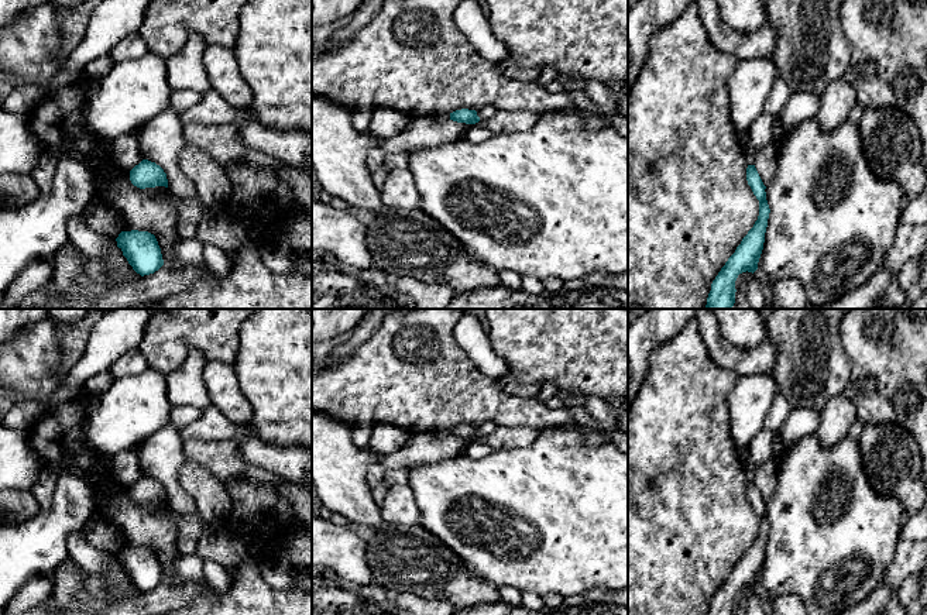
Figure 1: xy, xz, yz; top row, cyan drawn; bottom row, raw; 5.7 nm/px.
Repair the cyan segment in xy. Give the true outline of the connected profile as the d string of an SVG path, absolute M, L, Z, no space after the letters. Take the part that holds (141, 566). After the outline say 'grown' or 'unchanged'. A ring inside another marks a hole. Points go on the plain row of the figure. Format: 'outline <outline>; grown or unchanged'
outline M121 547L116 554L133 585L141 592L154 590L164 581L161 564L154 550L148 547Z; unchanged

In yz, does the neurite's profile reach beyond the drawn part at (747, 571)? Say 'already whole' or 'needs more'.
already whole

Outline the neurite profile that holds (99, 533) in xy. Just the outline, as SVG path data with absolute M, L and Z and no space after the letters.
M93 515L80 530L87 543L99 550L117 554L123 547L123 539L117 529Z

